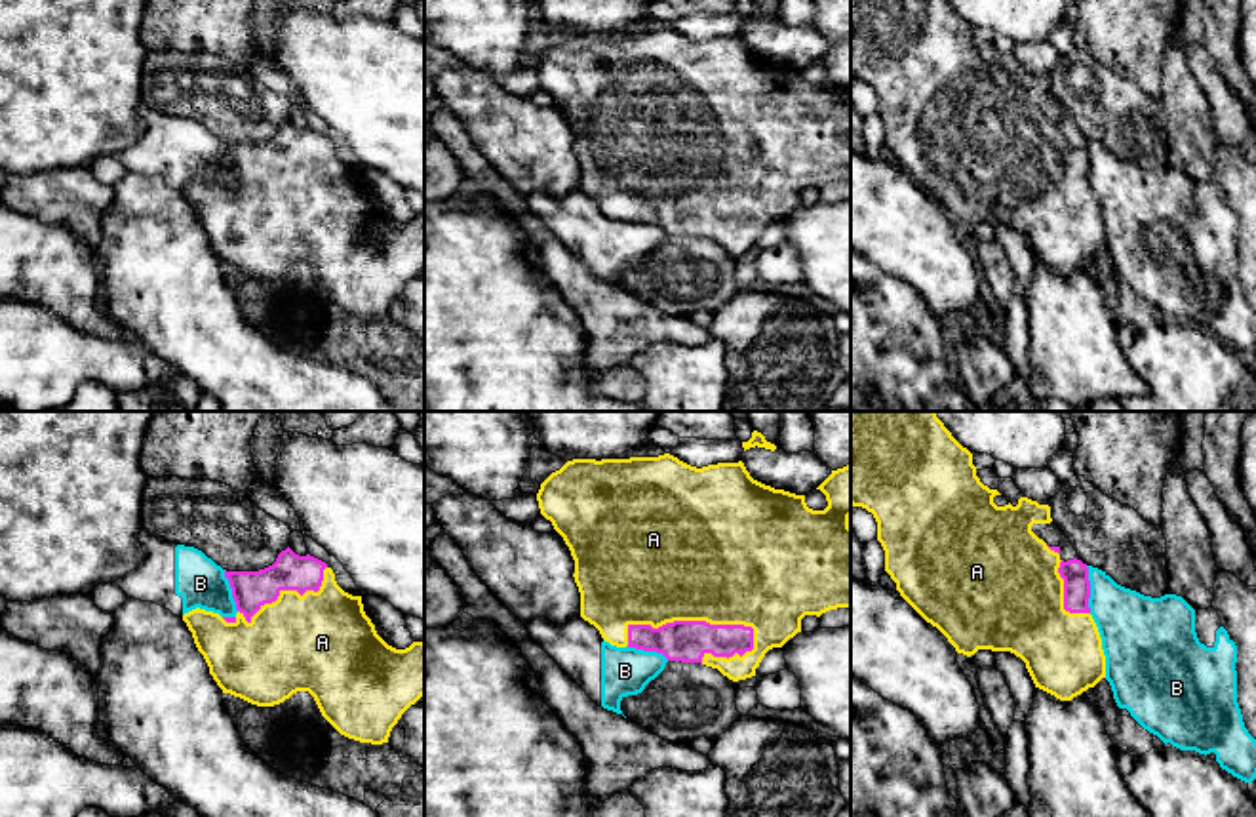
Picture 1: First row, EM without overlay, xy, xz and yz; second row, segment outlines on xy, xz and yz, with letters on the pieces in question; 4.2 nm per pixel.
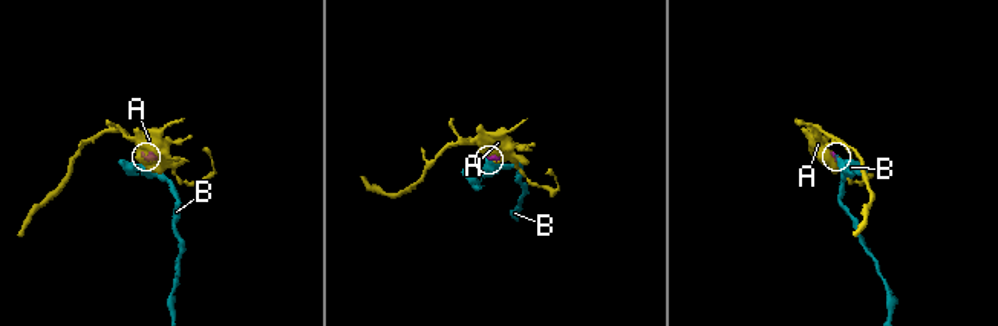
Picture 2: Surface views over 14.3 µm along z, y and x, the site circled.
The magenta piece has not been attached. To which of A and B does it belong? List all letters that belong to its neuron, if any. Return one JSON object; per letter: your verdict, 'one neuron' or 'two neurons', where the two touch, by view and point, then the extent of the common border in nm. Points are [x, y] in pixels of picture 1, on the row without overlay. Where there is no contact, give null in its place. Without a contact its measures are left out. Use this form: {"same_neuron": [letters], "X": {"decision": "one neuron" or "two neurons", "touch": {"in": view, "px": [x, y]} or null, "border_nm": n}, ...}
{"same_neuron": ["A"], "A": {"decision": "one neuron", "touch": {"in": "xz", "px": [682, 195]}, "border_nm": 550}, "B": {"decision": "two neurons", "touch": {"in": "yz", "px": [1089, 162]}, "border_nm": 200}}

